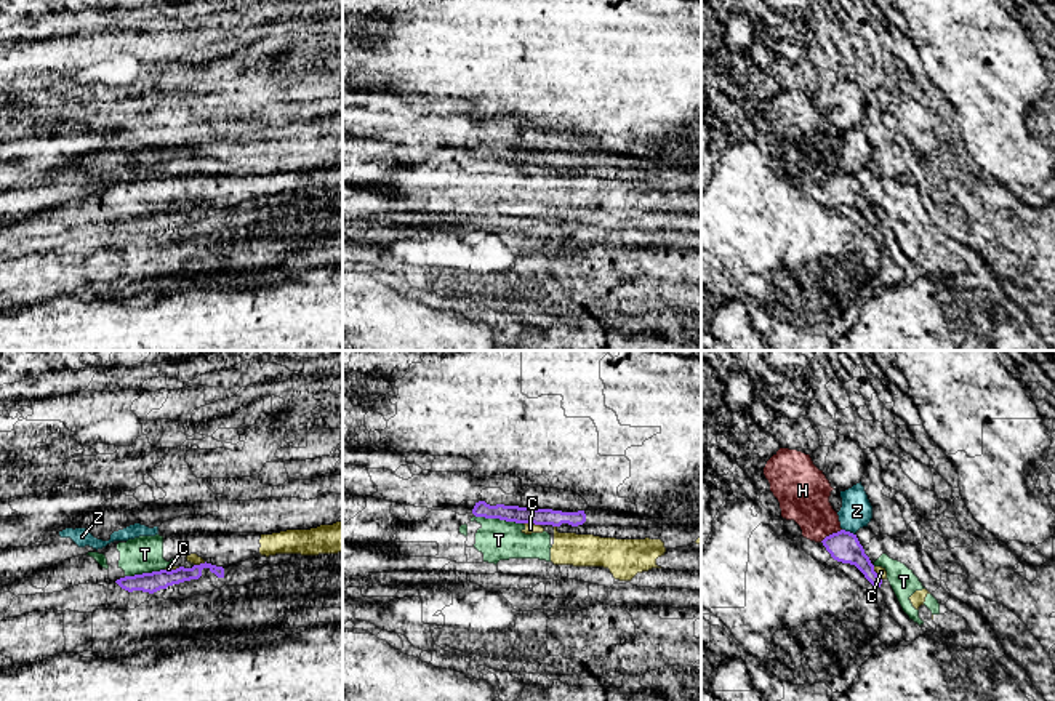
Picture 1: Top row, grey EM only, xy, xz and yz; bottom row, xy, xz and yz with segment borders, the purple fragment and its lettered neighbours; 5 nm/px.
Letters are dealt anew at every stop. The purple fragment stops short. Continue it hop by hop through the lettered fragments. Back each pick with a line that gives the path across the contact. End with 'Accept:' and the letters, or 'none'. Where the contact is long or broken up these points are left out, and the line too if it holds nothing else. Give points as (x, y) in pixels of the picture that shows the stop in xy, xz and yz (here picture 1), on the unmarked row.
Accept: none

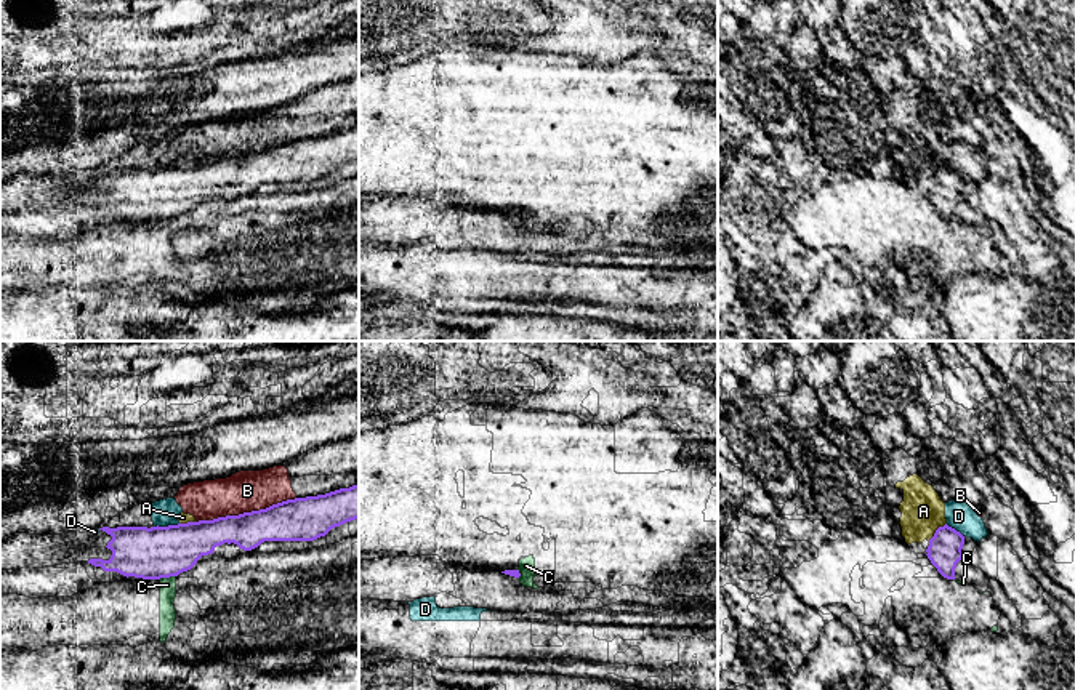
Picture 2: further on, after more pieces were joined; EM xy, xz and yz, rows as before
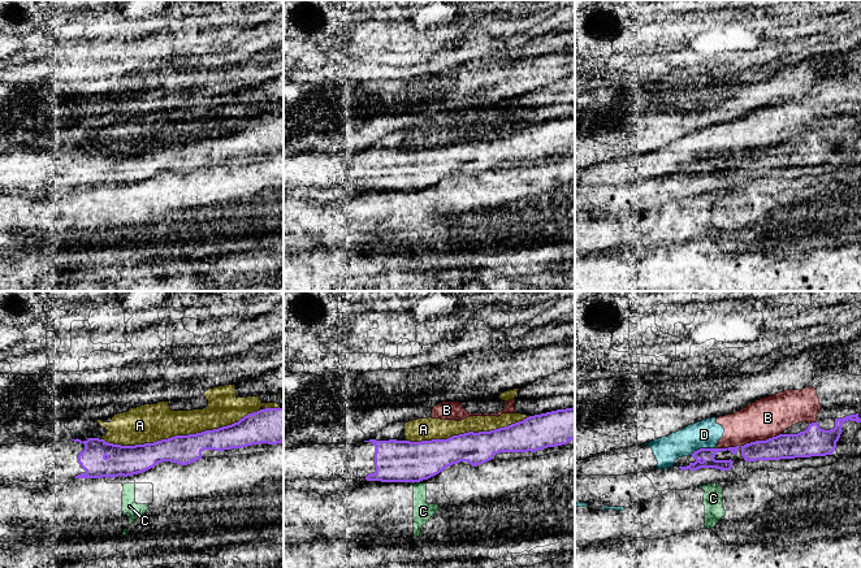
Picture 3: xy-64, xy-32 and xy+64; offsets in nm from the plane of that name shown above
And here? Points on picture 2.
Accept: none

